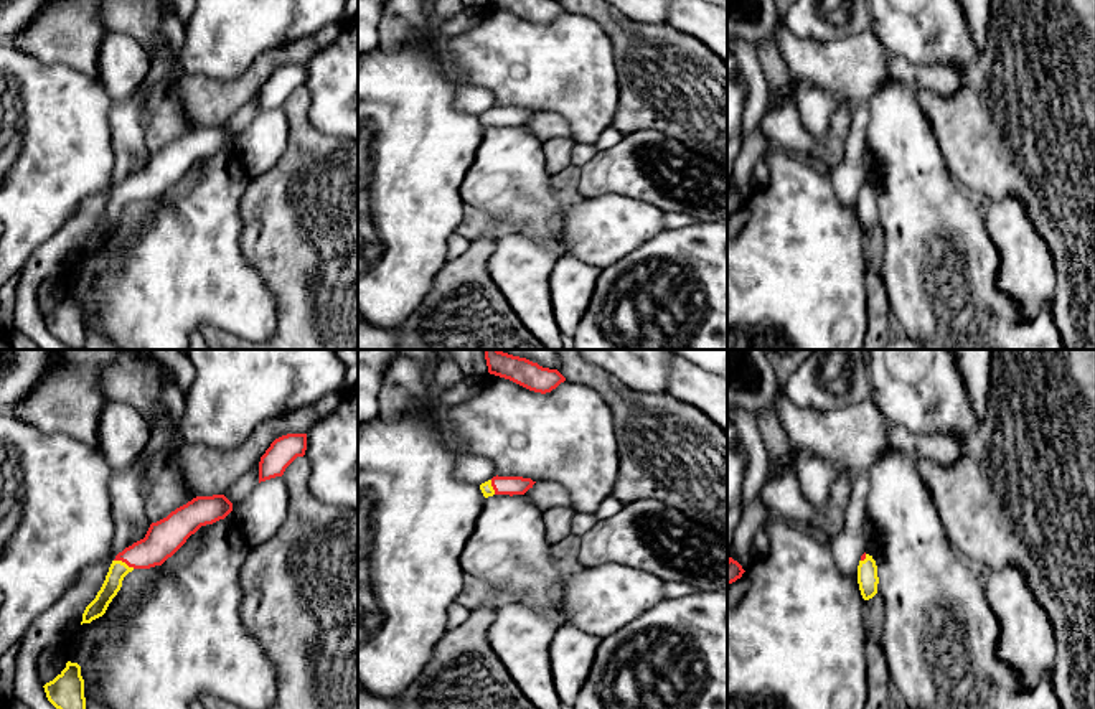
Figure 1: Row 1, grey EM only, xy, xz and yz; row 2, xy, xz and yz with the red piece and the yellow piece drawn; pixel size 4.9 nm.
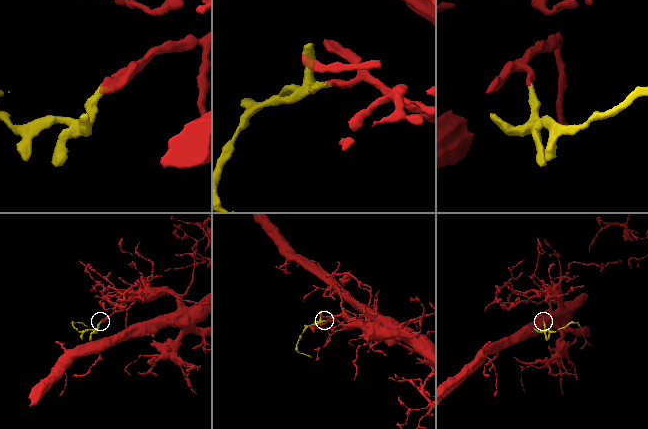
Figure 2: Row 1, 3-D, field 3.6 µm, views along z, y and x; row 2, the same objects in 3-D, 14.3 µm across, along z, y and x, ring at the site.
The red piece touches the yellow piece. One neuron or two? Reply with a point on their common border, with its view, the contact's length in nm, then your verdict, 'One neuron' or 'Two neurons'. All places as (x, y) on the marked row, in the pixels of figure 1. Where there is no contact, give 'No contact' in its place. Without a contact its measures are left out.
Touches red at xy (124, 561). Shared border 110 nm. One neuron

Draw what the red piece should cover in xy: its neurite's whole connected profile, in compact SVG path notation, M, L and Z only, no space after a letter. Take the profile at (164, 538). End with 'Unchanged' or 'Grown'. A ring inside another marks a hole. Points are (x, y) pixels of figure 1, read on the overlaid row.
M224 495L196 496L167 518L152 523L143 539L115 556L101 590L86 607L81 625L106 613L129 572L162 566L201 526L224 519L231 511L233 503Z. Grown

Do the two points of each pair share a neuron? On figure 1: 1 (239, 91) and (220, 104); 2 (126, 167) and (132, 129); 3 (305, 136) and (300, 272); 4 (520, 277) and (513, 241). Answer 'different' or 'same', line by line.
1: same
2: same
3: same
4: same

